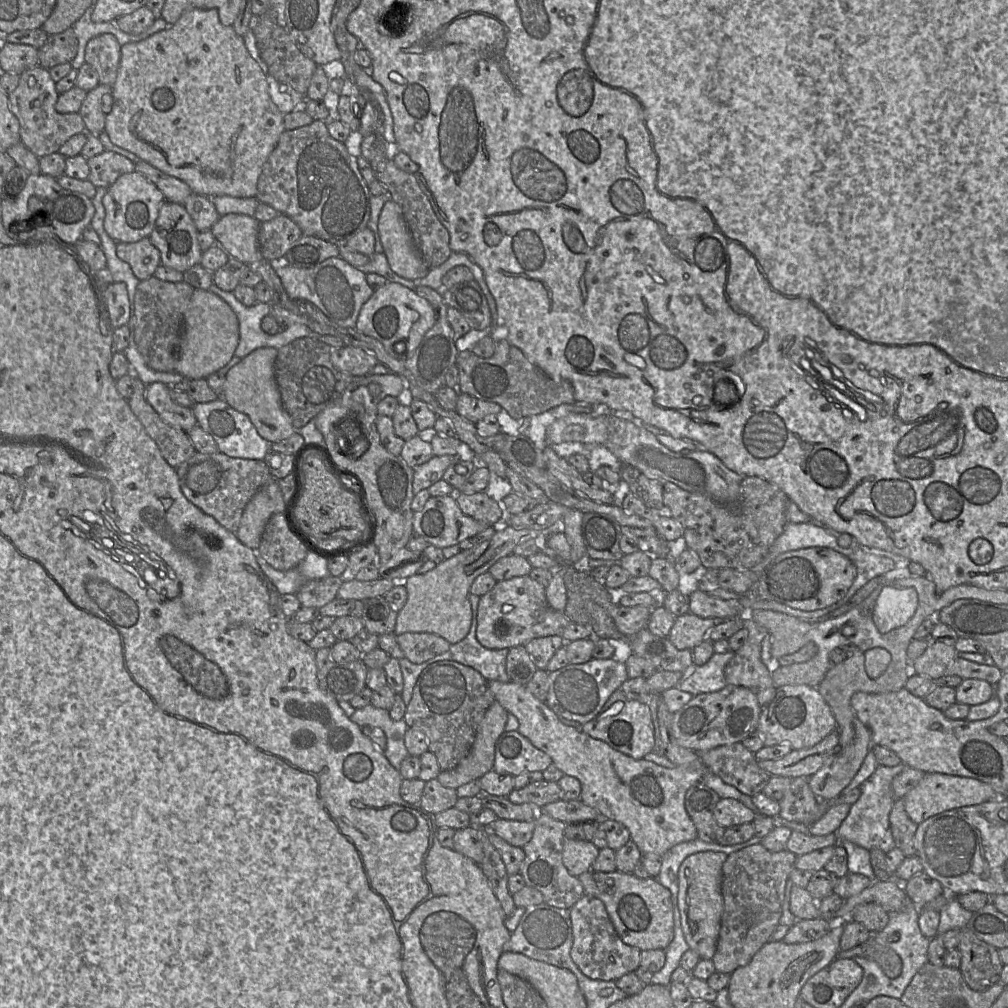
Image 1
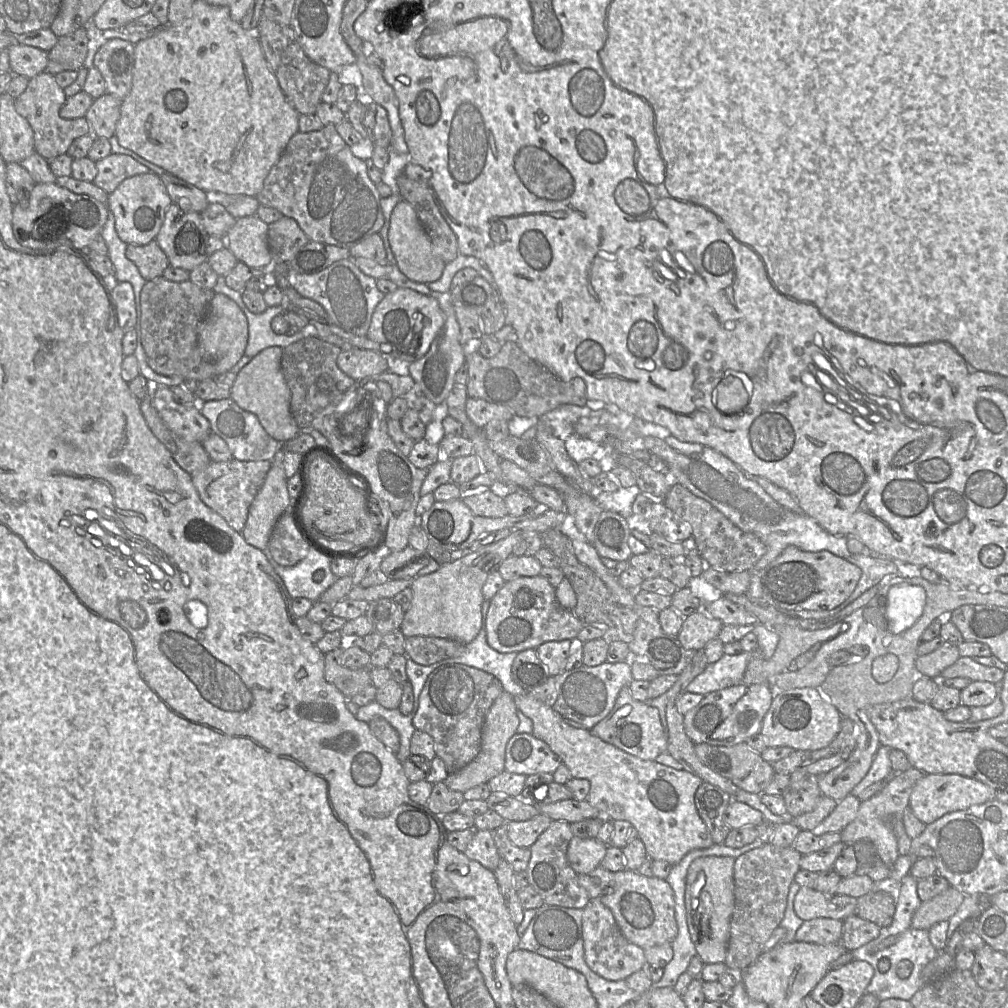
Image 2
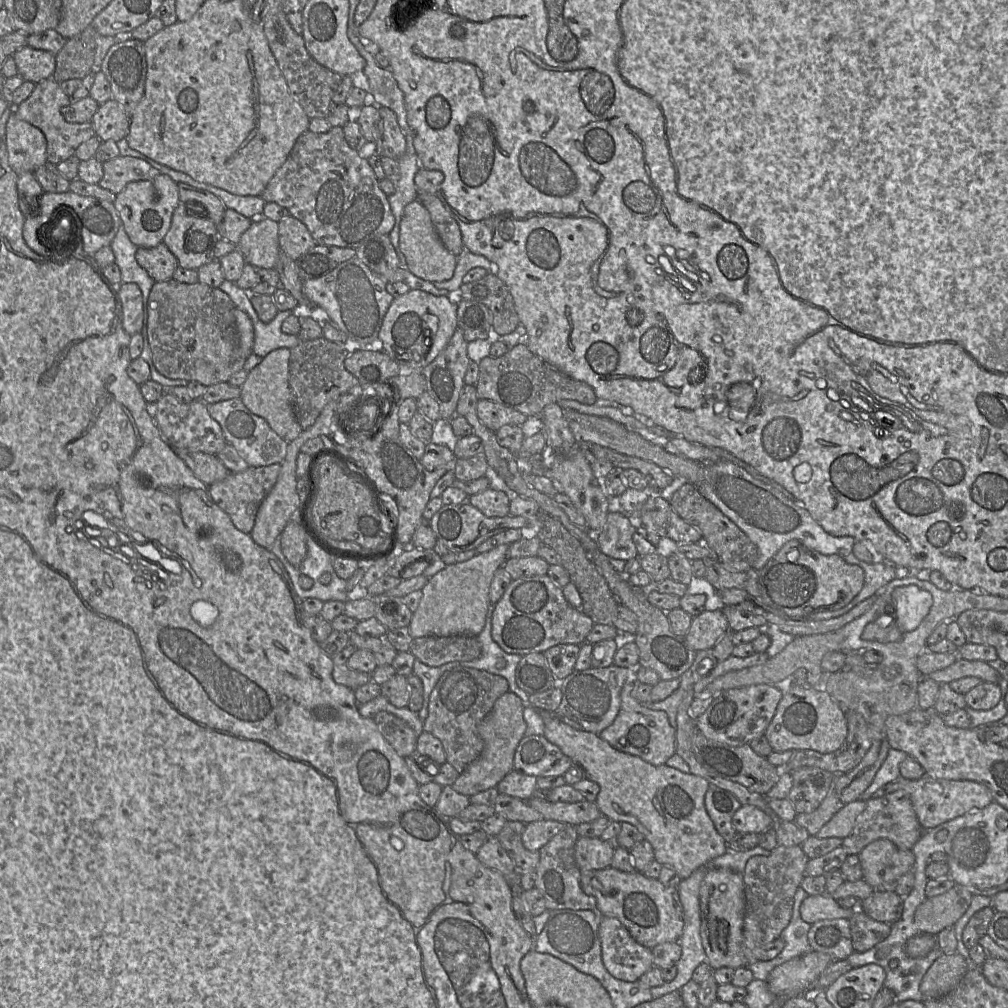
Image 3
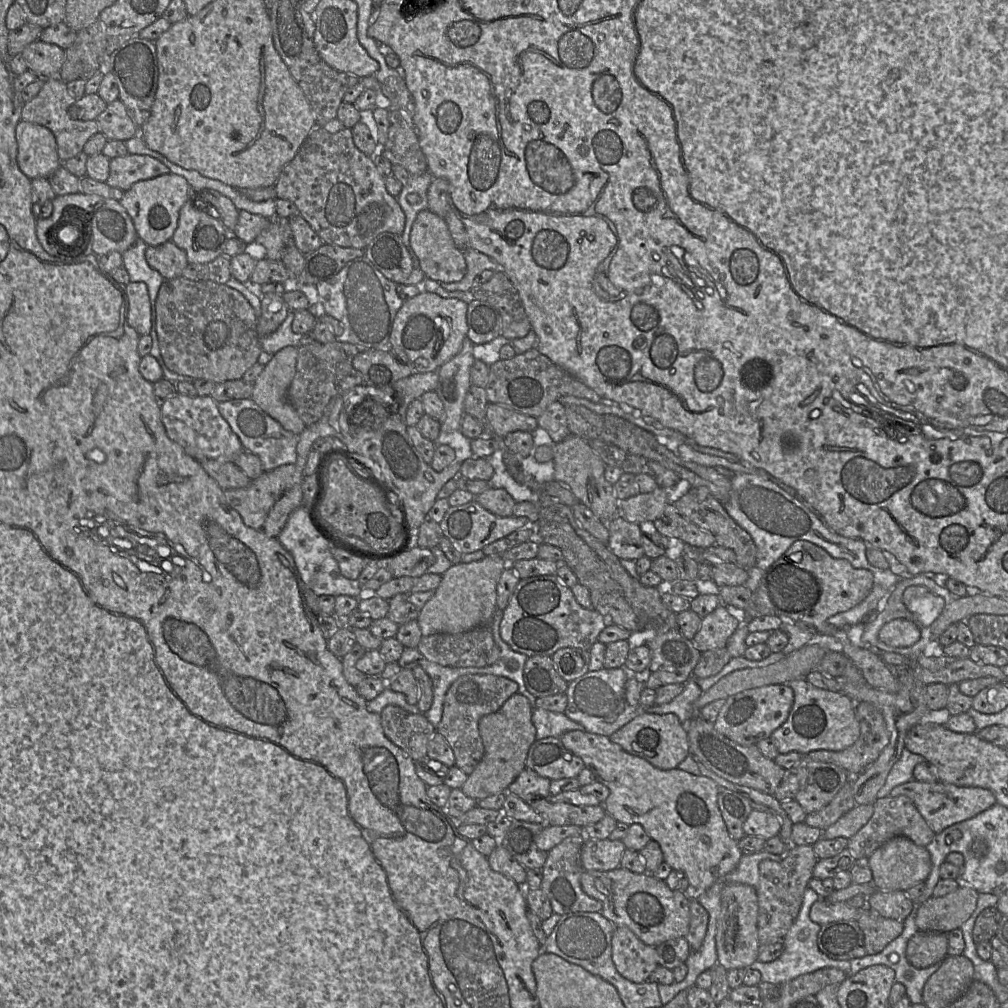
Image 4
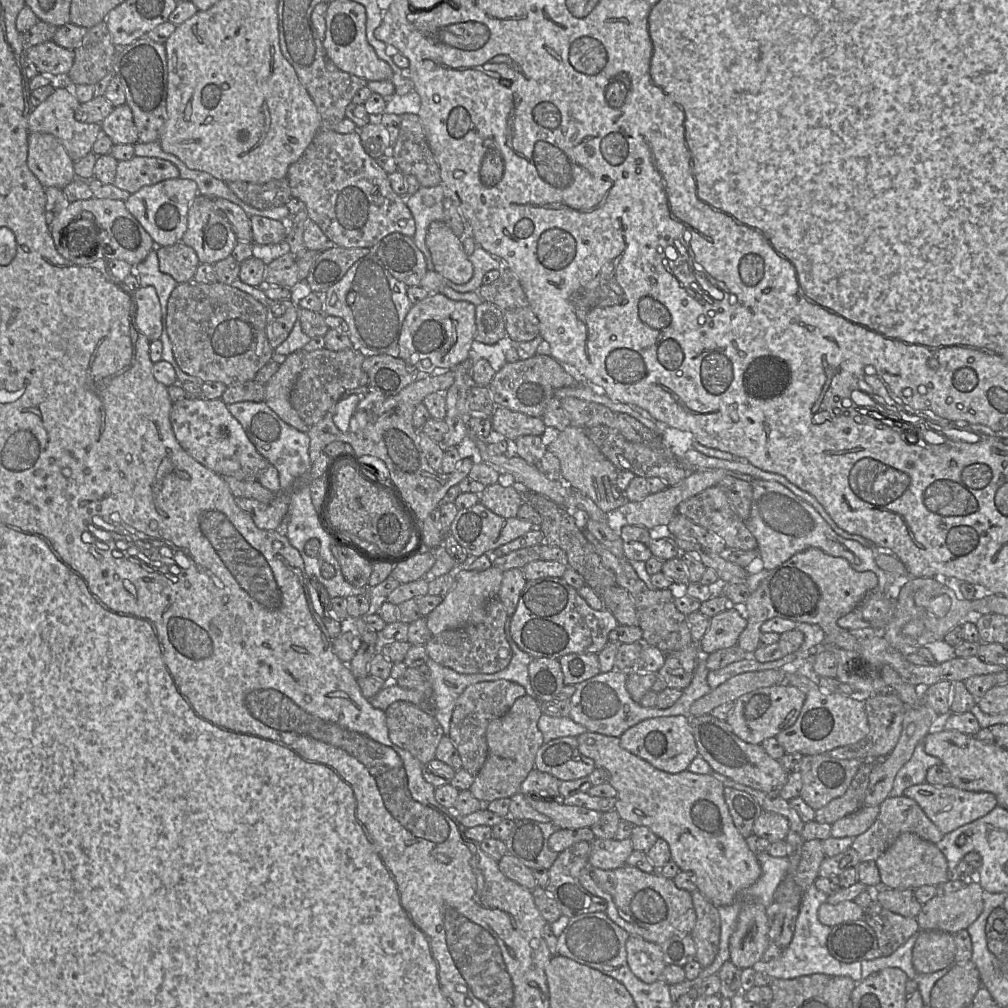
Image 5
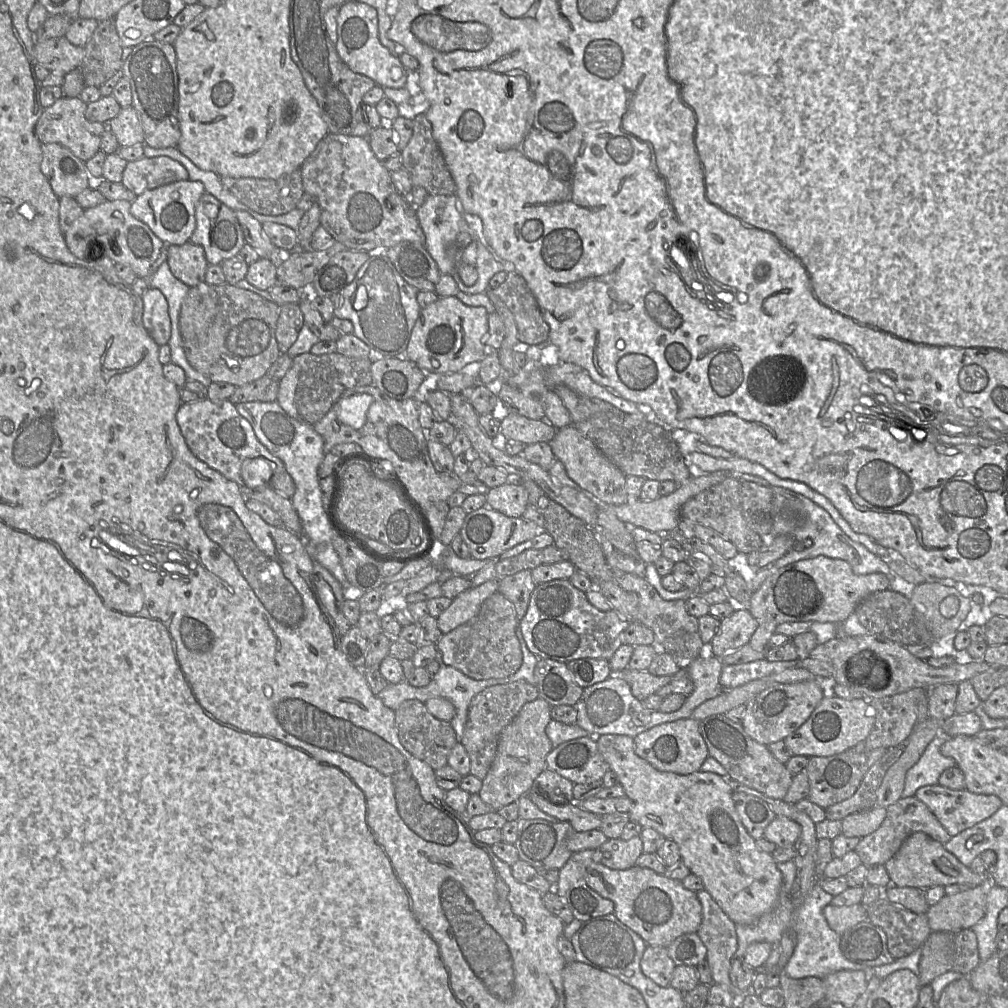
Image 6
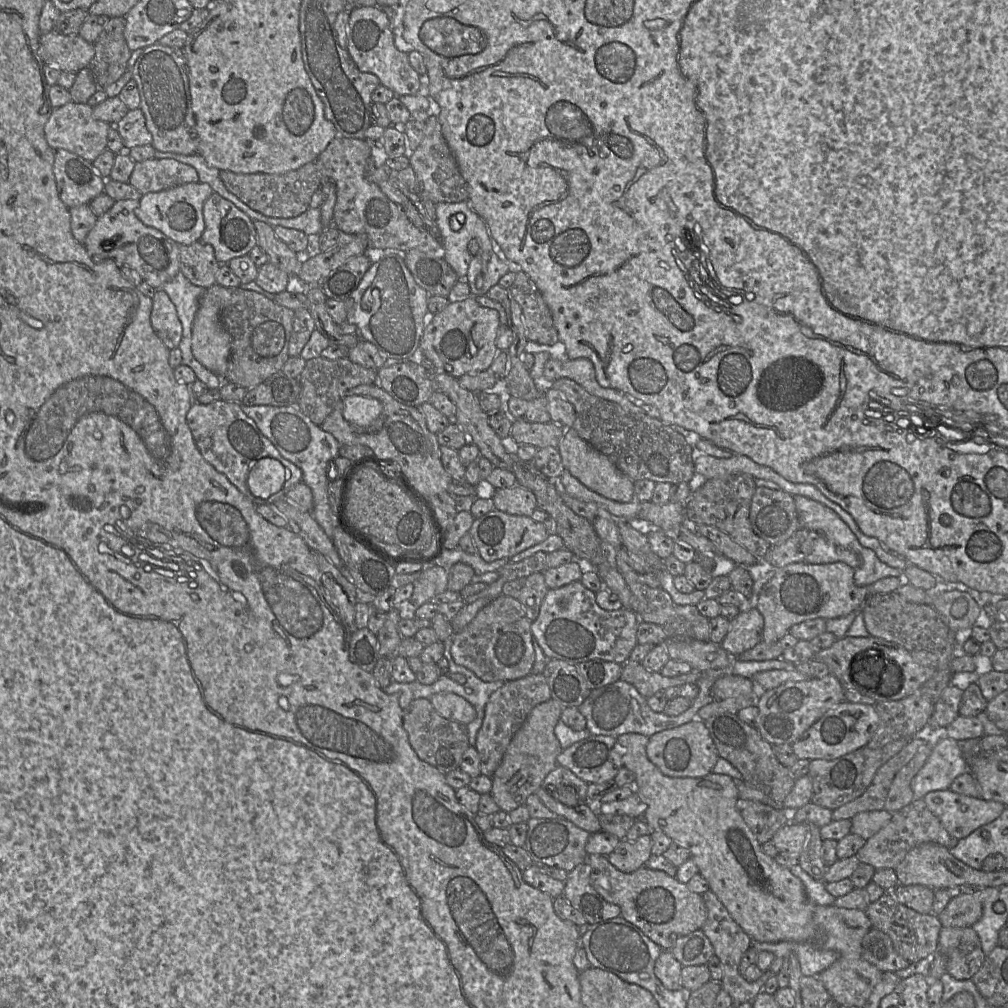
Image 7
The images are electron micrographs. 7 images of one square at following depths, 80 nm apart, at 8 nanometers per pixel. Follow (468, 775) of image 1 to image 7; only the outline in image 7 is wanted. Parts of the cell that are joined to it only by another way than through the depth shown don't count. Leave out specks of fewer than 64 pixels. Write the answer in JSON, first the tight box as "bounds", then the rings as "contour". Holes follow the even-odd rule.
{"bounds":[490,699,563,811],"contour":[[[551,699],[535,706],[520,729],[513,736],[503,759],[492,775],[490,795],[501,811],[510,811],[525,805],[526,799],[541,787],[544,778],[554,769],[563,748],[554,729],[560,721],[563,707]]]}

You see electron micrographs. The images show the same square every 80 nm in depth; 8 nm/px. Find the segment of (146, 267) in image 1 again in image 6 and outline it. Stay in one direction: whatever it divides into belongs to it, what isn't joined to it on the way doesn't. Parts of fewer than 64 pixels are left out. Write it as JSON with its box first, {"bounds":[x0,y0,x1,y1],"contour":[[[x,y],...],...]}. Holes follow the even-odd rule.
{"bounds":[165,242,209,287],"contour":[[[192,242],[166,245],[165,262],[172,274],[189,287],[204,282],[209,265],[203,247]]]}

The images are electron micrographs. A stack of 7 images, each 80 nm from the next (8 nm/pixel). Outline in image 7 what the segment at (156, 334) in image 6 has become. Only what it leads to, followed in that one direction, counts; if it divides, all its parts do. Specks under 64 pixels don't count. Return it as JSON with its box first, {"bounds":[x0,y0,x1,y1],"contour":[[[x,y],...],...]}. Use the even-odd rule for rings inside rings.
{"bounds":[150,289,182,350],"contour":[[[157,289],[152,297],[150,320],[165,346],[169,350],[178,348],[182,338],[182,324],[174,304],[162,289]]]}

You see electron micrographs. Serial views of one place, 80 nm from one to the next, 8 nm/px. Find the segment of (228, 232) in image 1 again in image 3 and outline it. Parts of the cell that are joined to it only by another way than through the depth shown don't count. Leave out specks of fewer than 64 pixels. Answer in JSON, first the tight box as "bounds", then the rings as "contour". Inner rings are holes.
{"bounds":[236,217,281,268],"contour":[[[256,217],[236,246],[246,263],[262,268],[275,268],[281,252],[278,222]]]}

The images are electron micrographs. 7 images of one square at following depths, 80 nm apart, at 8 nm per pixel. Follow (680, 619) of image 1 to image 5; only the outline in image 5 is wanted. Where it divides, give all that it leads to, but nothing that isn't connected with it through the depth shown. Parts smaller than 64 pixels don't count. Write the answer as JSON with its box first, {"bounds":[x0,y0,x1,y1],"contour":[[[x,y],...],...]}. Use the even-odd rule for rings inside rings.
{"bounds":[699,607,747,655],"contour":[[[728,607],[725,611],[711,617],[709,628],[699,641],[701,653],[708,655],[736,646],[746,626],[747,619],[733,607]]]}

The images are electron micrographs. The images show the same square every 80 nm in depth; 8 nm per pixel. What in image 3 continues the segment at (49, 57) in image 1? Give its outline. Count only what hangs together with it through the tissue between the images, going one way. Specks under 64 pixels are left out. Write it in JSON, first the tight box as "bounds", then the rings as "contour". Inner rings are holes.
{"bounds":[51,26,99,83],"contour":[[[93,26],[67,39],[63,48],[55,54],[56,66],[51,77],[61,83],[68,79],[83,79],[95,71],[95,52],[99,33]]]}

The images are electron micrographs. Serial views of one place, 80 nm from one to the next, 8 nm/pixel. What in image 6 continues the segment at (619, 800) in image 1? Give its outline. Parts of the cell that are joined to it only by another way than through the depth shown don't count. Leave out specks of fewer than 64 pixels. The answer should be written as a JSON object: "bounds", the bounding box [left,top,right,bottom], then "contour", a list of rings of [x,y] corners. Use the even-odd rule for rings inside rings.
{"bounds":[596,735,783,925],"contour":[[[600,735],[596,737],[596,742],[602,757],[625,790],[625,795],[633,802],[633,807],[628,812],[630,821],[643,828],[652,828],[666,839],[676,842],[681,862],[702,880],[704,890],[710,893],[735,924],[754,925],[777,906],[783,883],[782,873],[772,855],[761,851],[756,846],[755,839],[747,832],[732,799],[734,790],[722,776],[702,771],[687,775],[660,771],[636,754],[631,736]]]}

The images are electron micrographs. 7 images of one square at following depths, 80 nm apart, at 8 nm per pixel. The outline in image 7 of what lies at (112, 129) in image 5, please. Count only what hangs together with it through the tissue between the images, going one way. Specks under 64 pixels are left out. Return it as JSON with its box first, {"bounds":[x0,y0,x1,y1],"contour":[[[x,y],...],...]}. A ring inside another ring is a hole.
{"bounds":[112,108,152,151],"contour":[[[139,108],[128,110],[126,115],[112,126],[118,130],[125,151],[136,146],[152,144],[152,135],[146,127],[145,116]]]}

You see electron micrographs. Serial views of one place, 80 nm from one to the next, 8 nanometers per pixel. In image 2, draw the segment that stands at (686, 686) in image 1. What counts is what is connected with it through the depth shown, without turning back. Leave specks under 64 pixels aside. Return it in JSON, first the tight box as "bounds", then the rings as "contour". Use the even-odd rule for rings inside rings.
{"bounds":[687,652,751,696],"contour":[[[751,652],[724,654],[716,662],[708,664],[706,669],[687,686],[687,692],[705,696],[741,684],[750,659]]]}

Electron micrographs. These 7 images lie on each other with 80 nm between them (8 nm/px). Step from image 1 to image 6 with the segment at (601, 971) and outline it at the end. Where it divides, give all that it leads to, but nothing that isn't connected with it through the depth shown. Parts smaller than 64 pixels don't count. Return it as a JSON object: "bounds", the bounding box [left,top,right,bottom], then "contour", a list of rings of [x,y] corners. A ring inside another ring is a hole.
{"bounds":[640,945,676,987],"contour":[[[648,945],[641,958],[640,967],[647,978],[660,987],[668,987],[676,964],[668,956],[665,947]]]}

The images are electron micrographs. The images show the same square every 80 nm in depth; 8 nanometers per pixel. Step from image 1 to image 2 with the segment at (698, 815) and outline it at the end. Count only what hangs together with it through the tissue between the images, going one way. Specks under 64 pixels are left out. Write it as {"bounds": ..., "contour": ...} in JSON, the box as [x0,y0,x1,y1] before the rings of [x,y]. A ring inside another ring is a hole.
{"bounds":[695,782,735,845],"contour":[[[703,782],[695,793],[698,814],[716,845],[723,844],[731,830],[724,822],[723,815],[733,800],[735,799],[732,795],[706,782]]]}

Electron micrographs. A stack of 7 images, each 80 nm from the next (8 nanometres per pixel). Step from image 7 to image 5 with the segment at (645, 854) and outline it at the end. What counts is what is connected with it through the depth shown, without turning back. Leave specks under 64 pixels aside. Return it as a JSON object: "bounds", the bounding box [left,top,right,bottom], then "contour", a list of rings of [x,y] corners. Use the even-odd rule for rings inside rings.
{"bounds":[588,839,634,870],"contour":[[[599,839],[590,843],[588,864],[602,870],[615,870],[626,866],[629,855],[634,851],[629,839]]]}

